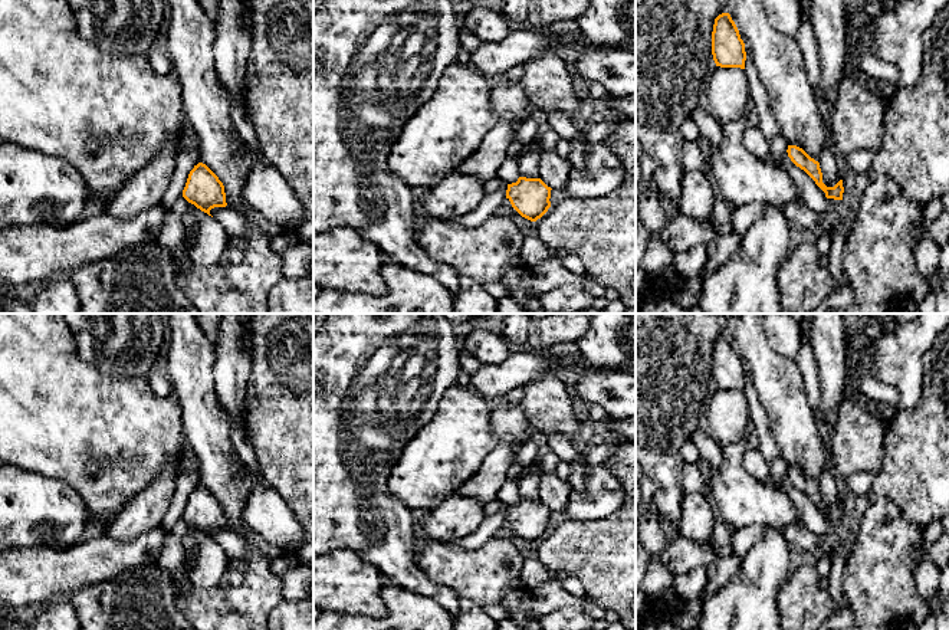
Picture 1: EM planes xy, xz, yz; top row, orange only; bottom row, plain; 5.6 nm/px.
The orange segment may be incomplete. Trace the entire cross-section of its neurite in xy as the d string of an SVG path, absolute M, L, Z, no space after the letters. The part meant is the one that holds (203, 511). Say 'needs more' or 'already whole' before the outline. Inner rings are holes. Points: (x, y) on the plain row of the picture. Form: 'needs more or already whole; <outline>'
already whole; M203 485L190 493L183 519L208 538L211 531L227 528L223 505Z

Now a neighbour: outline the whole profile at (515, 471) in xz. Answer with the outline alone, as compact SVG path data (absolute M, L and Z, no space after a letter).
M522 443L513 444L515 457L513 457L513 463L512 463L512 466L509 467L509 472L508 472L508 479L510 479L510 480L518 480L525 473L525 470L522 469L521 459L519 459L521 447L522 447Z

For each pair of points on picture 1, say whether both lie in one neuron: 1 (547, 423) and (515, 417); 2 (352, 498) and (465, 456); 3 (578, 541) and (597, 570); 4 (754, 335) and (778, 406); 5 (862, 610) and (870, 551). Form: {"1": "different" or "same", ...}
{"1": "different", "2": "different", "3": "same", "4": "same", "5": "same"}

